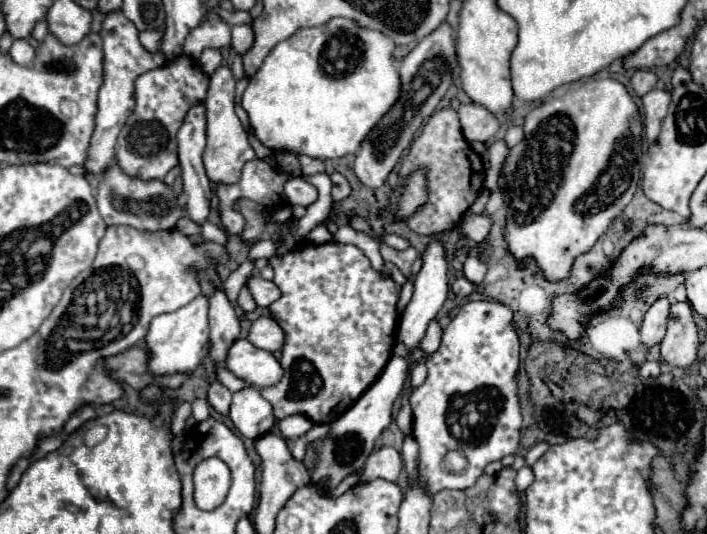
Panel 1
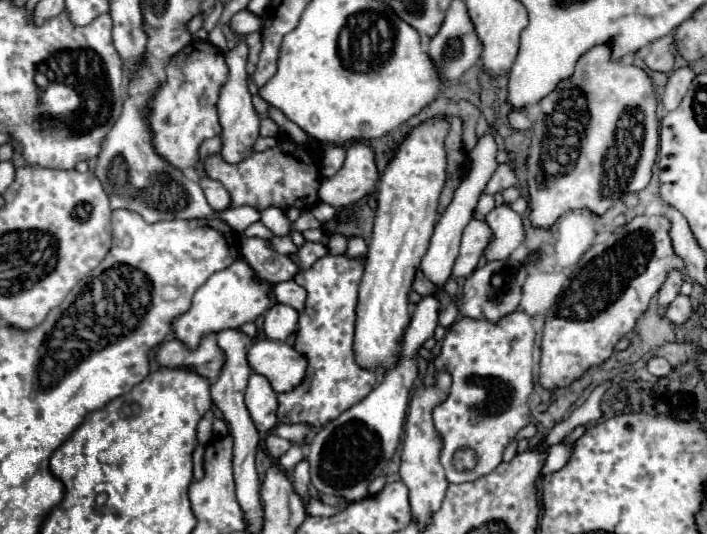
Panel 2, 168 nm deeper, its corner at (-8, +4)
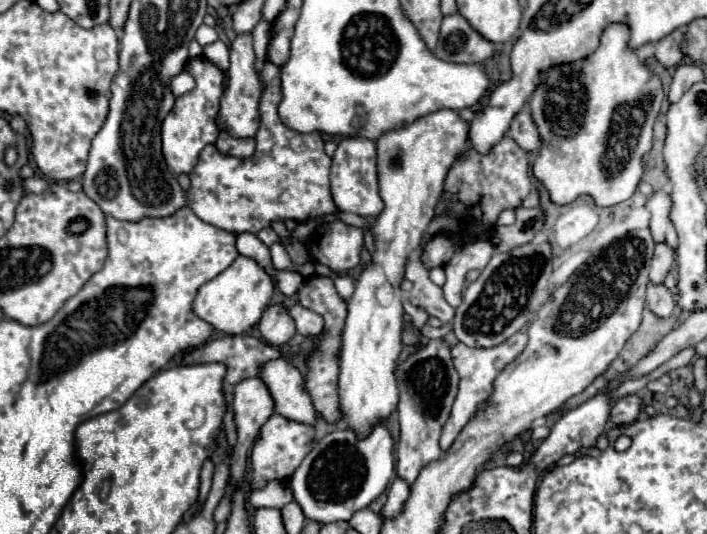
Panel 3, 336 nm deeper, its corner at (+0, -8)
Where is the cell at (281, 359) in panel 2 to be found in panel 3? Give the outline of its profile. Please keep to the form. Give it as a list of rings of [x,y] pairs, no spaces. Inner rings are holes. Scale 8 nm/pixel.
[[[278,358],[268,362],[260,376],[276,402],[276,414],[310,426],[316,422],[318,414],[310,394],[306,392],[304,376],[298,372],[298,368]]]

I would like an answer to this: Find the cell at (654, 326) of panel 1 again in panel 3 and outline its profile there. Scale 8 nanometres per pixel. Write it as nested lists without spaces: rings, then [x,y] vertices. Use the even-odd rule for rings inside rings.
[[[656,244],[654,248],[654,256],[652,256],[652,268],[650,268],[650,280],[660,284],[664,282],[666,272],[672,268],[674,264],[674,250],[668,244]]]

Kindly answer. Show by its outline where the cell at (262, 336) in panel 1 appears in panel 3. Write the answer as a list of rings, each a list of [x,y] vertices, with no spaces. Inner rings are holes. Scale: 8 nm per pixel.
[[[270,304],[264,310],[258,328],[262,332],[262,338],[272,346],[282,346],[296,334],[294,320],[284,304]]]

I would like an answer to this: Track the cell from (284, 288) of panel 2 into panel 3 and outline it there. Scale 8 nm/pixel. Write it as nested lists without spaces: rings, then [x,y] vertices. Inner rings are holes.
[[[296,304],[290,308],[290,316],[294,318],[296,322],[296,330],[302,334],[302,336],[320,336],[322,330],[324,330],[324,320],[320,314]]]

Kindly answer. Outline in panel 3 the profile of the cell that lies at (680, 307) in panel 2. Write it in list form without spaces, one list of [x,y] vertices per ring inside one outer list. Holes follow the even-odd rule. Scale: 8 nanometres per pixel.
[[[650,284],[646,288],[646,306],[662,318],[672,316],[676,302],[674,302],[674,294],[664,286],[664,284]]]

